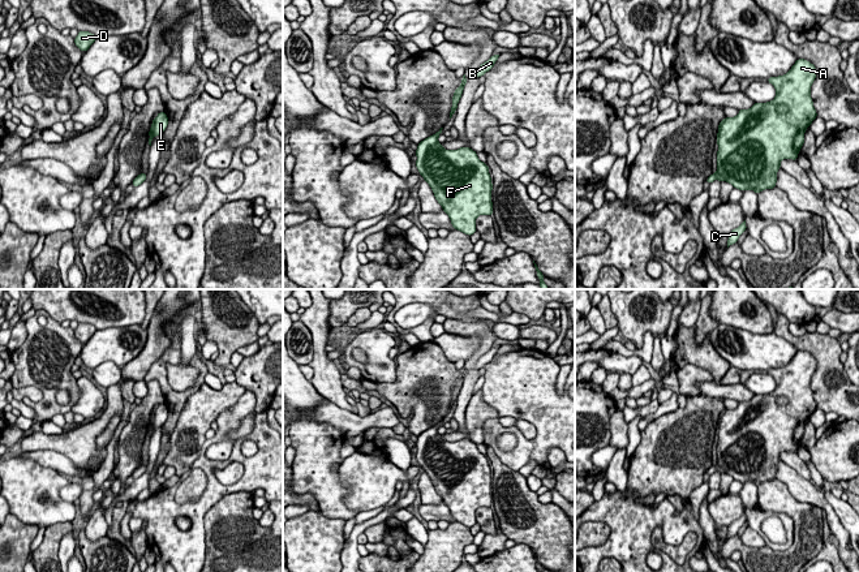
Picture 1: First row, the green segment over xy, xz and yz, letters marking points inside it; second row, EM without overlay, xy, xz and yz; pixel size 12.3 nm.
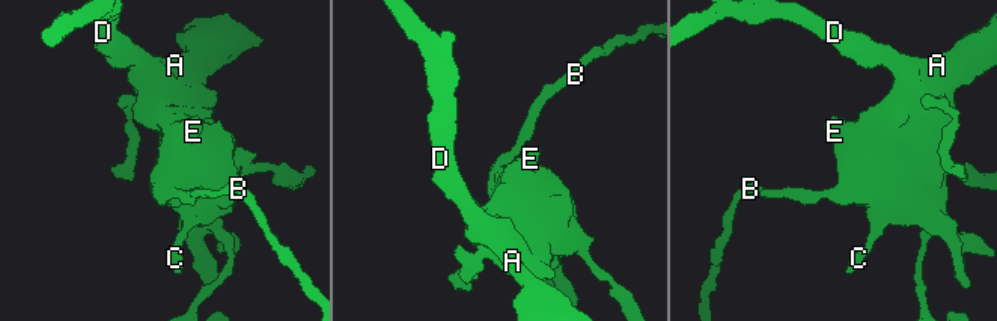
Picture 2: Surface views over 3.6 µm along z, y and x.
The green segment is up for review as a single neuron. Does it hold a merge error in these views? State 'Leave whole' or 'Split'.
Leave whole

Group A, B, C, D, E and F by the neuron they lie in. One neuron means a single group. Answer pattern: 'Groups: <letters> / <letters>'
Groups: A B C D E F

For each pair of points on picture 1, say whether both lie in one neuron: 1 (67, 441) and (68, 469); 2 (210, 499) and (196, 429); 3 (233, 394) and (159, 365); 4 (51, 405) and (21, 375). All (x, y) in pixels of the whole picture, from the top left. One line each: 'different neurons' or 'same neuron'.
1: different neurons
2: different neurons
3: different neurons
4: same neuron

